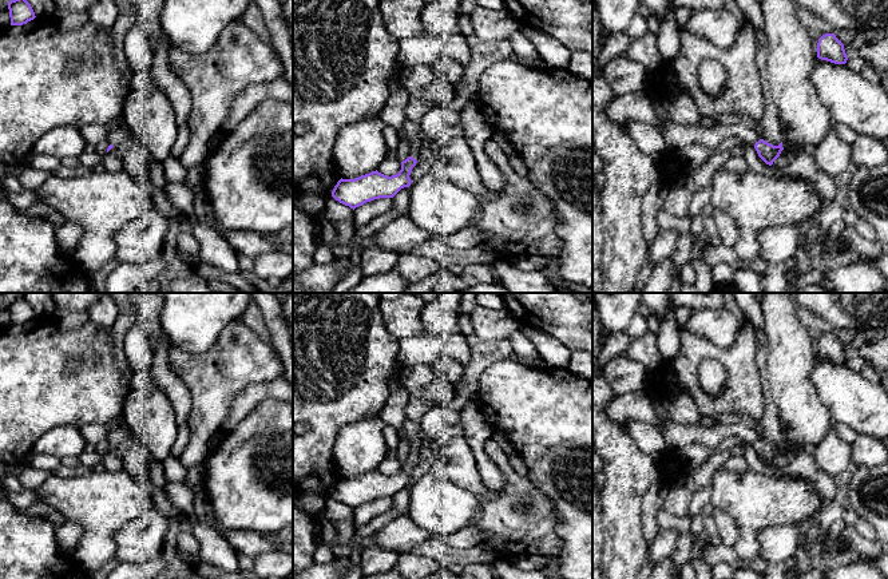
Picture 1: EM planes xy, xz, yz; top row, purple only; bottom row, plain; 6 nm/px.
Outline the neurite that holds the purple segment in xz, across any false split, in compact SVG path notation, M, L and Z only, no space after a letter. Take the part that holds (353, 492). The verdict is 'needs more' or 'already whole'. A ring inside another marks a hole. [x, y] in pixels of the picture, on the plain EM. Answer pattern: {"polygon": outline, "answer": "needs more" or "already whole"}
{"polygon": "M419 437L417 447L409 449L409 456L401 461L401 469L396 475L388 476L376 469L354 479L341 477L334 485L332 496L353 509L374 499L393 497L401 488L411 485L411 471L425 445L427 440Z", "answer": "needs more"}

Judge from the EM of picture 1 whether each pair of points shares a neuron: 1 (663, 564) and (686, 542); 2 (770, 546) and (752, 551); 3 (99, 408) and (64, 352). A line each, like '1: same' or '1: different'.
1: different
2: different
3: same

